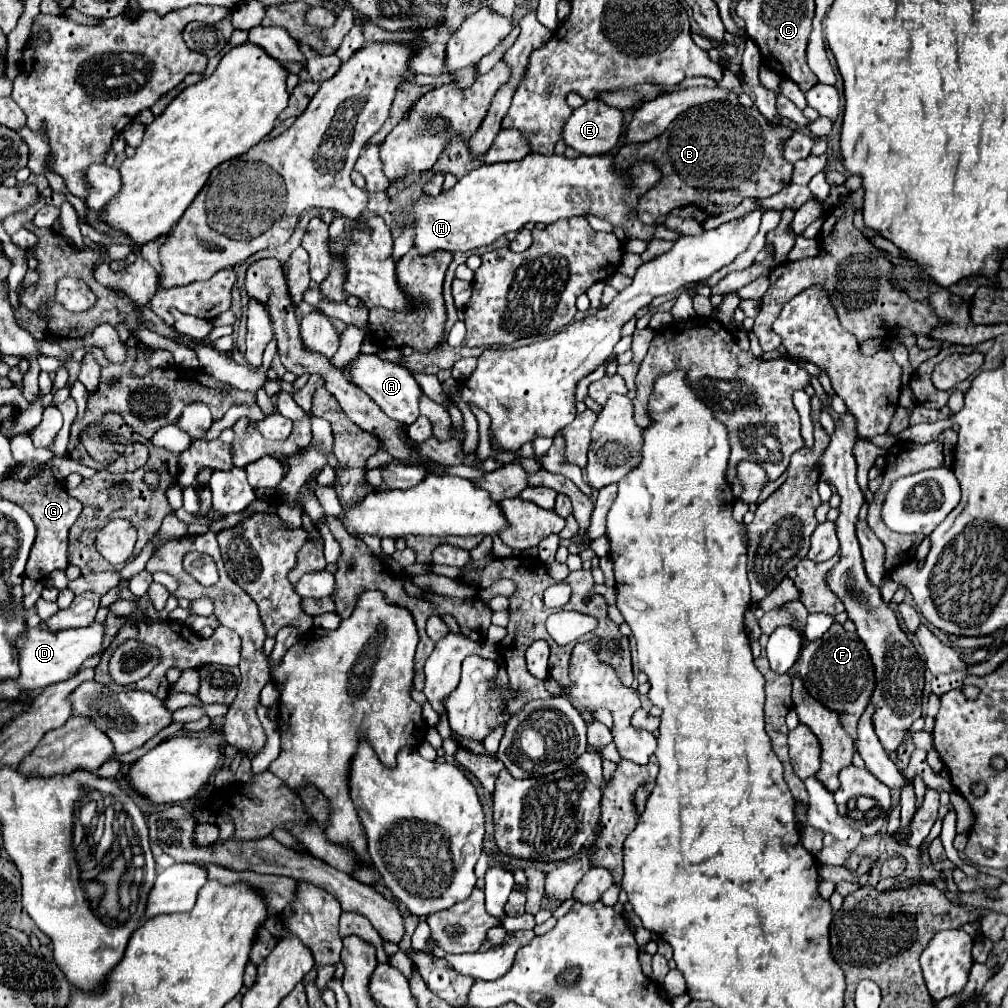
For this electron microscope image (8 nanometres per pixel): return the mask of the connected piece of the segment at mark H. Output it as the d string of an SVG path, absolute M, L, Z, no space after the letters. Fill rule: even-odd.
M527 154L523 160L517 162L499 162L499 164L481 164L479 168L471 170L463 178L457 180L457 184L449 190L443 190L439 196L421 196L413 204L405 206L395 214L395 220L401 228L415 228L413 236L413 248L419 252L419 256L429 256L437 250L447 252L469 252L475 248L483 248L493 244L497 238L517 232L523 228L525 222L543 222L551 224L559 218L569 216L585 216L595 214L611 224L623 226L629 212L635 212L637 198L645 188L651 188L661 174L653 164L633 164L633 168L621 176L619 172L613 172L613 156L579 156L575 160L569 160L565 156L541 156L541 154ZM631 180L631 188L625 186L625 182Z

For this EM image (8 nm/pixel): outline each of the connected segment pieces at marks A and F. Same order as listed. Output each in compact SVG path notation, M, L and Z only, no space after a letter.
M361 354L359 358L351 360L345 366L345 370L351 372L353 382L359 384L381 406L381 410L389 418L393 418L393 420L397 420L397 422L401 422L405 426L411 426L417 420L421 388L419 388L419 384L415 382L415 378L411 376L411 372L407 368L391 364L391 362L385 362L379 356L365 356L365 354Z
M833 624L821 640L815 640L803 648L789 676L799 676L807 692L815 696L815 700L821 700L823 706L835 706L841 726L849 732L851 738L855 738L857 720L865 712L875 684L873 666L869 664L869 652L865 652L865 644L861 644L857 634L845 632L841 624Z

